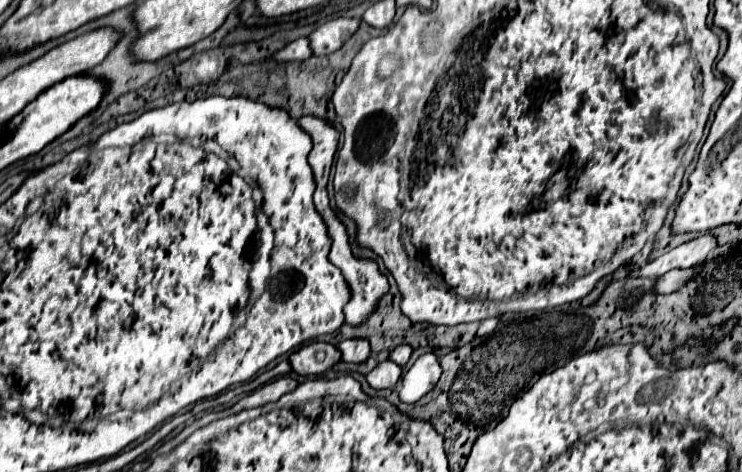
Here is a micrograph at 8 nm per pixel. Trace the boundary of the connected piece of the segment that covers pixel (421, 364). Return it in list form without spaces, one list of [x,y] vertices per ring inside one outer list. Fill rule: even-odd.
[[[423,354],[403,376],[399,398],[405,404],[415,404],[429,394],[441,378],[441,366],[435,354]]]

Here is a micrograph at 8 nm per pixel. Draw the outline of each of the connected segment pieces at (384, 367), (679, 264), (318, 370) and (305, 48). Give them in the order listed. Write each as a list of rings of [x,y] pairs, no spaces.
[[[385,360],[381,364],[377,364],[377,368],[373,372],[367,374],[367,382],[371,388],[375,390],[383,390],[383,388],[393,388],[397,384],[401,376],[401,366],[391,364],[391,360]]]
[[[711,234],[699,236],[687,244],[677,246],[675,250],[663,254],[661,258],[649,262],[645,268],[635,268],[629,272],[631,278],[639,278],[639,276],[647,276],[647,278],[657,278],[663,276],[665,272],[673,270],[673,268],[691,268],[695,264],[699,264],[701,260],[705,260],[705,256],[717,246],[715,238]]]
[[[311,342],[291,354],[289,362],[301,376],[321,376],[341,360],[341,352],[327,342]]]
[[[297,38],[297,40],[289,42],[285,48],[271,54],[271,60],[275,60],[275,62],[293,62],[293,60],[307,60],[309,56],[311,56],[309,40],[307,38]]]

